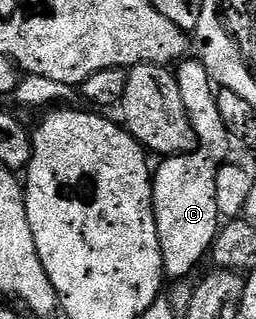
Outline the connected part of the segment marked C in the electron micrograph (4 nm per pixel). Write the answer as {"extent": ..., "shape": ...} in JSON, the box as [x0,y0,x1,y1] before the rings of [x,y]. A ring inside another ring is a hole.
{"extent":[152,58,234,279],"shape":[[[188,58],[179,63],[175,73],[197,144],[190,155],[161,159],[158,168],[153,171],[152,209],[155,226],[158,227],[164,273],[169,279],[186,277],[211,251],[220,229],[217,172],[231,157],[230,148],[234,146],[233,138],[218,113],[216,90],[204,64],[199,59]]]}

